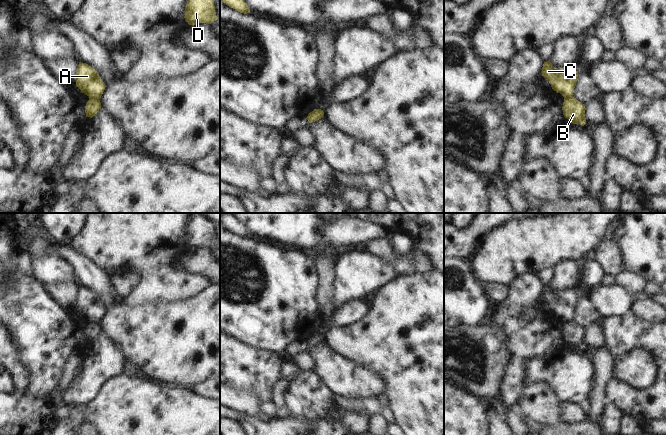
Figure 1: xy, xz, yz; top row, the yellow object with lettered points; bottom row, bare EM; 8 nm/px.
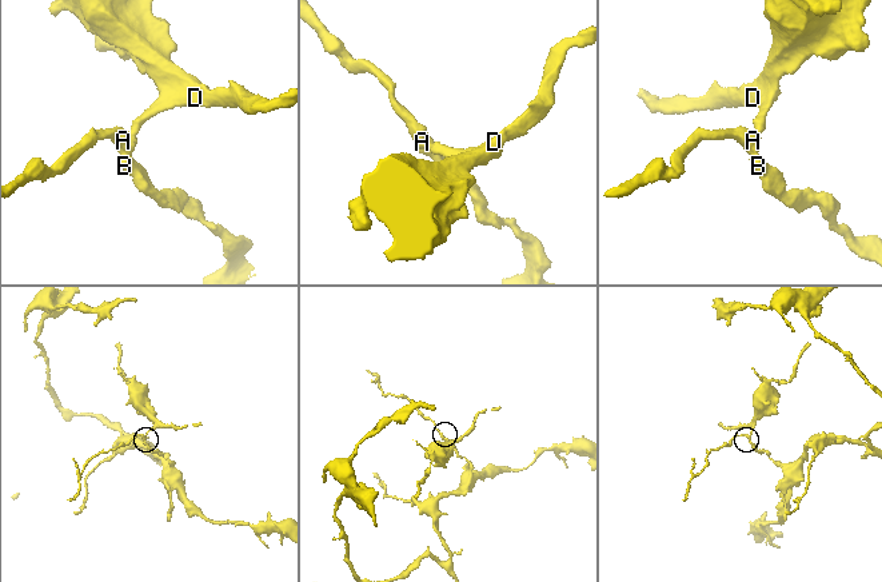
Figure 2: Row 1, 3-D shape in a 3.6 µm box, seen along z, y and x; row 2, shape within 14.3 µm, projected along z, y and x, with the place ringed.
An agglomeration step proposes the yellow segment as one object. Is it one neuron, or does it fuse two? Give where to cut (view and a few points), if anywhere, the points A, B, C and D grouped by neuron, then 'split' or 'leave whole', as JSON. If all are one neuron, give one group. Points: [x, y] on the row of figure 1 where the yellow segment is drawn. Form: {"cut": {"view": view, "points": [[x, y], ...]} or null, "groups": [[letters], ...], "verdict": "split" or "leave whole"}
{"cut": {"view": "xy", "points": [[89, 98], [96, 98], [98, 100]]}, "groups": [["A", "C", "D"], ["B"]], "verdict": "split"}

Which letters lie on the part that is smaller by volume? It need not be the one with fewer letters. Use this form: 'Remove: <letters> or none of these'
Remove: A, C, D

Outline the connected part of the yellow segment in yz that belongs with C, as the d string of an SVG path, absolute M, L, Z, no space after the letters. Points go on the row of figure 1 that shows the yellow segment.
M550 61L544 62L542 76L551 84L552 89L560 93L564 99L573 96L574 88L578 80L578 73L574 65L557 69Z

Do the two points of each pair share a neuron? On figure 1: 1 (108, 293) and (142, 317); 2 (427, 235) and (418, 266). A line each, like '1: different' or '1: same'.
1: different
2: different

